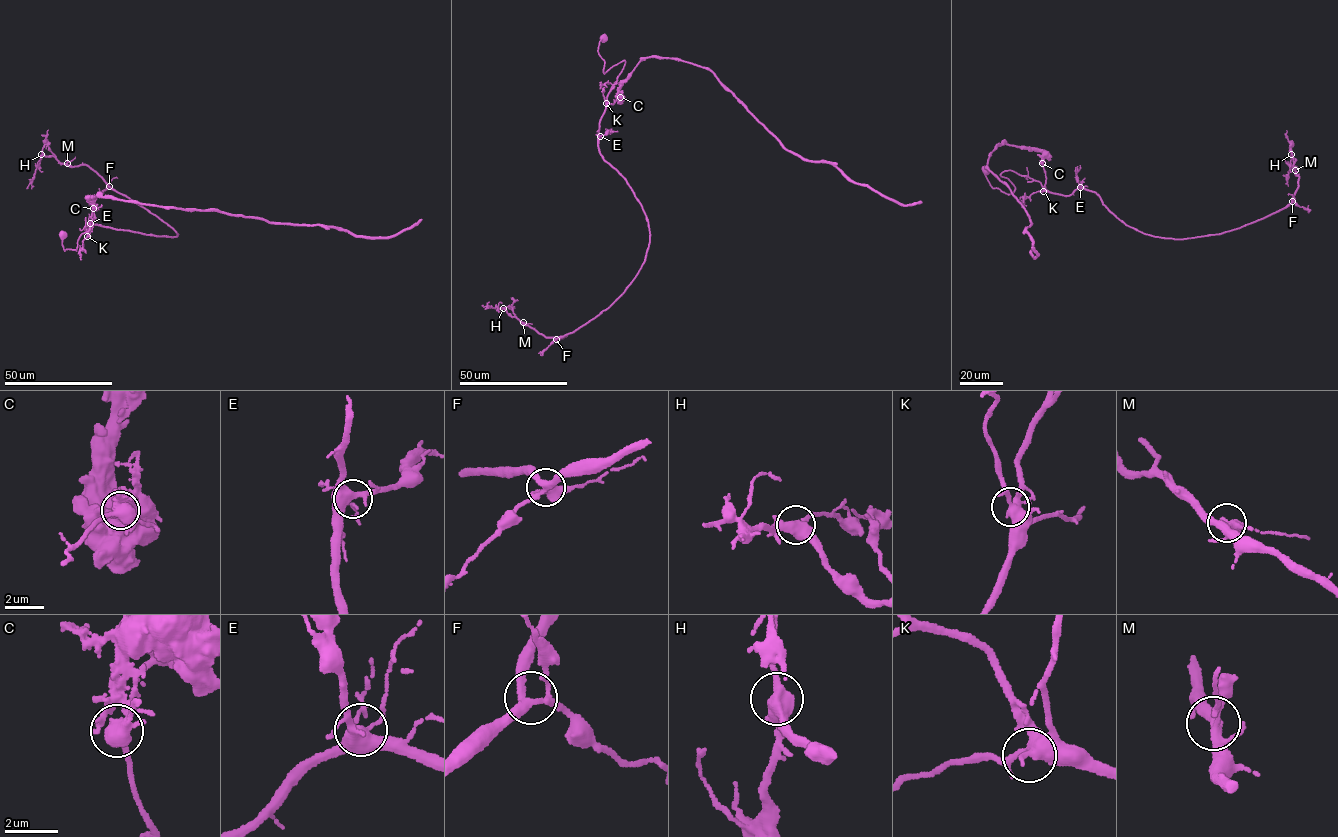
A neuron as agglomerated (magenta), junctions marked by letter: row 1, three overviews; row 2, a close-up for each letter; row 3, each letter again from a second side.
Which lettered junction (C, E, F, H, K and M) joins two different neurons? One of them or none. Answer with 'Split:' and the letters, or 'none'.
Split: C

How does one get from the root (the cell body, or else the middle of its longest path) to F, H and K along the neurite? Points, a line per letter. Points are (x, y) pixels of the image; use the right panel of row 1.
F: (987, 169), (1007, 194), (1009, 170), (1061, 195), (1095, 191), (1127, 225), (1164, 238), (1221, 234), (1292, 201)
H: (987, 169), (1007, 194), (1007, 170), (1061, 195), (1085, 188), (1139, 231), (1184, 239), (1288, 205), (1291, 154)
K: (987, 169), (989, 184), (1007, 194), (1014, 191), (1015, 186), (1001, 176), (1007, 170), (1038, 181), (1043, 191)

